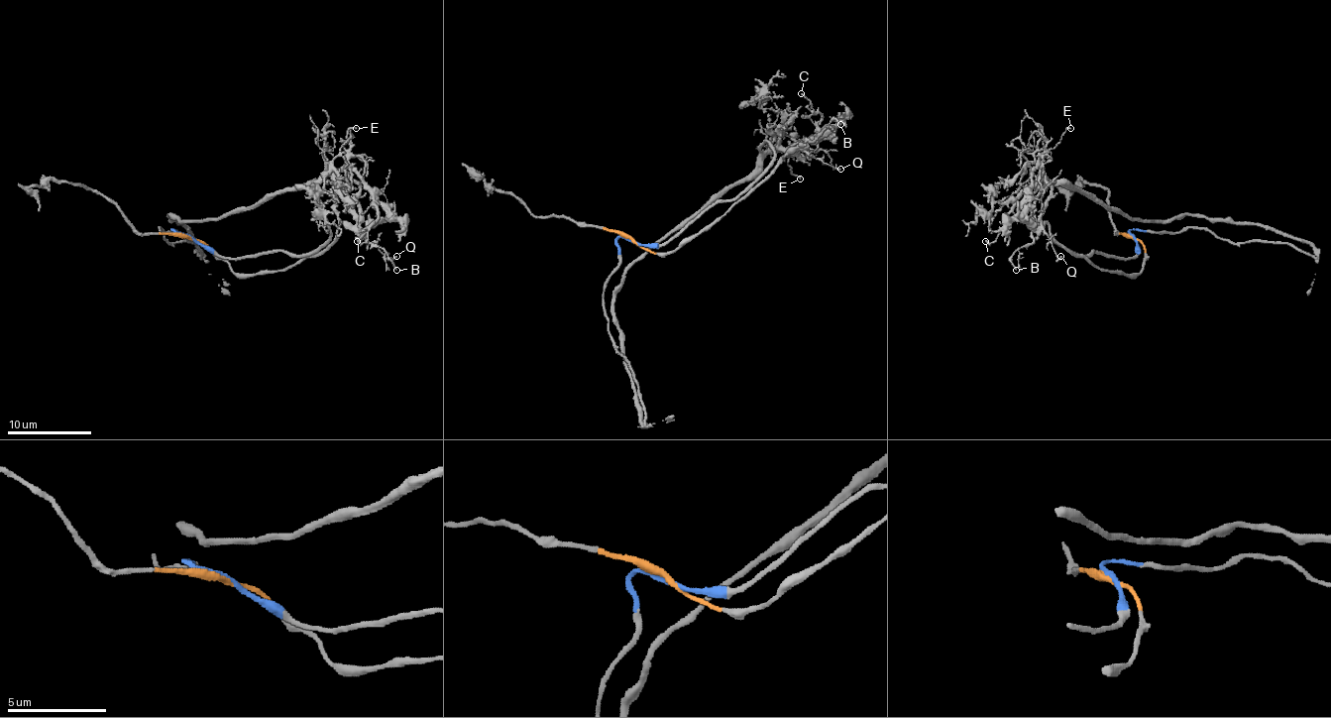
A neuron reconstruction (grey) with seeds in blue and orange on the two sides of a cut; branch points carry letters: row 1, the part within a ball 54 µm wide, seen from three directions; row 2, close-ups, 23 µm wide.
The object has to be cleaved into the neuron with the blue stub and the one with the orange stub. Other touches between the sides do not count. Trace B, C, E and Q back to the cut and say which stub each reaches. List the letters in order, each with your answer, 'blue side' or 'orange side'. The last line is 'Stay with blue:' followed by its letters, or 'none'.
B: blue side
C: blue side
E: blue side
Q: blue side
Stay with blue: B, C, E, Q

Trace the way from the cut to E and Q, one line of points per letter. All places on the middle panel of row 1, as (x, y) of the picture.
E: (631, 240), (671, 240), (734, 200), (774, 152), (766, 142), (761, 152), (789, 148), (800, 179)
Q: (631, 240), (671, 240), (734, 200), (774, 156), (766, 142), (759, 150), (804, 159), (800, 150), (839, 169)

